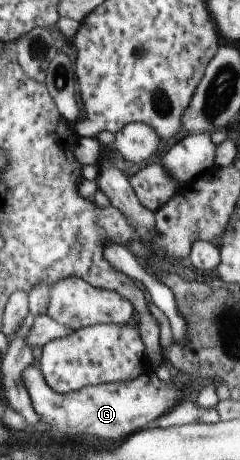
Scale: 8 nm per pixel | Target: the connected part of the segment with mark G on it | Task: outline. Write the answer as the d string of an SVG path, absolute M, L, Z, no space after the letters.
M34 363L27 366L20 376L27 379L29 398L37 418L44 420L44 424L48 424L52 430L64 436L74 436L80 432L96 439L111 440L112 444L123 441L137 430L150 427L155 418L168 412L188 392L175 376L164 382L152 372L140 373L122 384L88 385L64 394L55 393L46 384L39 367Z

